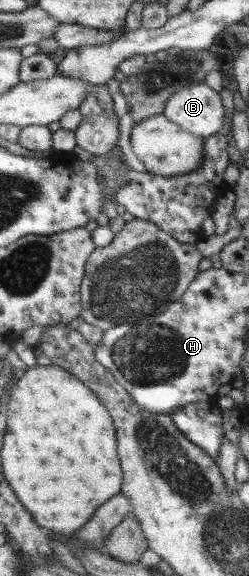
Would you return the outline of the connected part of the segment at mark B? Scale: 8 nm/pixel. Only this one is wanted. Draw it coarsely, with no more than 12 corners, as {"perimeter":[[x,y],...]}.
{"perimeter":[[207,83],[177,89],[163,115],[203,138],[225,124],[220,92]]}

